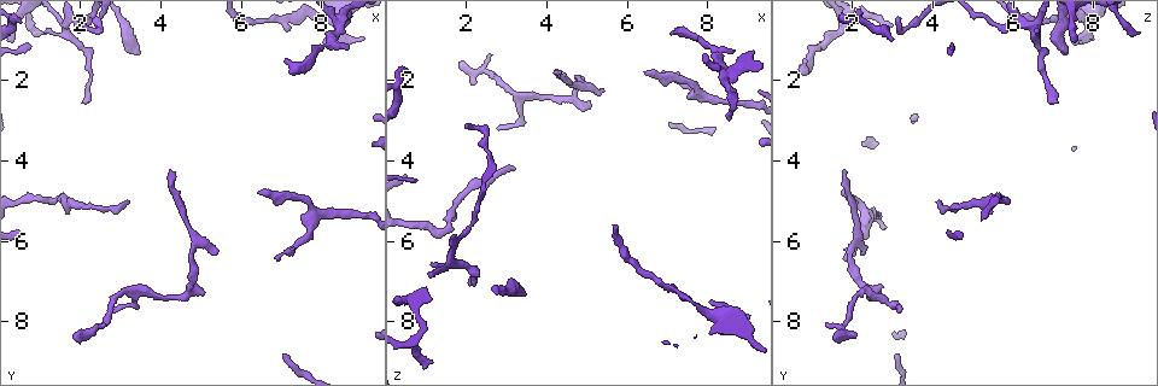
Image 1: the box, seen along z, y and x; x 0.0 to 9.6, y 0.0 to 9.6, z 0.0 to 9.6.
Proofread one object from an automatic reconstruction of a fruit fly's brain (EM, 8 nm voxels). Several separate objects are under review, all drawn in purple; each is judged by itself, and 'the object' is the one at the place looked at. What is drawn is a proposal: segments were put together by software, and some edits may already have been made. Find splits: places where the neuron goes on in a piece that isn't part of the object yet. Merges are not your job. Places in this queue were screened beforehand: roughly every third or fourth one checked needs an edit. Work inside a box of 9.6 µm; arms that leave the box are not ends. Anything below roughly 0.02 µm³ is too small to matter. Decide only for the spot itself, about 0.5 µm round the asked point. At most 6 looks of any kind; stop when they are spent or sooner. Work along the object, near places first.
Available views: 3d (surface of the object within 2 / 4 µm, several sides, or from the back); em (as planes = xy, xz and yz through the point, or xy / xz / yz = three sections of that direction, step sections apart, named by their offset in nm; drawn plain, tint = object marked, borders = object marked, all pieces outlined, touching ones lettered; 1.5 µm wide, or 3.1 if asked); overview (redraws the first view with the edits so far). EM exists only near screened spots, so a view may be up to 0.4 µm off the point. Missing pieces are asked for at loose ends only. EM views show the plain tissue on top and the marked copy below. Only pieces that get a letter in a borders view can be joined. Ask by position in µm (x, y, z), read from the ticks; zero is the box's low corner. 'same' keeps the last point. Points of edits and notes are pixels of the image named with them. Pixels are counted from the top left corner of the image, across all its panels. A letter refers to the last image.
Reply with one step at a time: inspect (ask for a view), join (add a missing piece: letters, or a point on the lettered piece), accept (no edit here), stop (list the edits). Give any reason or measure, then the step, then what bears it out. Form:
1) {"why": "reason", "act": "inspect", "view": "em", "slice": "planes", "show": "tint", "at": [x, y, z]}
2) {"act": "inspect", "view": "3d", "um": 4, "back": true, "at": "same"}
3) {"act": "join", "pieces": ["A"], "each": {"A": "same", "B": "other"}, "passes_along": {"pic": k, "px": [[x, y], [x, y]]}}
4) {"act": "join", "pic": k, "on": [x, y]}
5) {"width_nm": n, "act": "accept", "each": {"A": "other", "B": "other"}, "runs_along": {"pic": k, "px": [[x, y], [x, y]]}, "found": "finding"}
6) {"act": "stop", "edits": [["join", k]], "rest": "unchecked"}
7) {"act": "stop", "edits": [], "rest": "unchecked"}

{"why": "an open end", "act": "inspect", "view": "3d", "um": 2, "at": [2.10, 2.60, 7.00]}

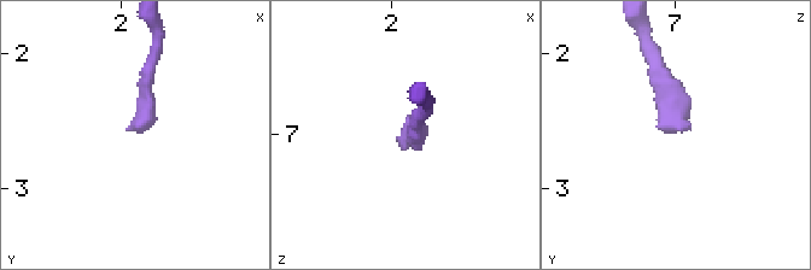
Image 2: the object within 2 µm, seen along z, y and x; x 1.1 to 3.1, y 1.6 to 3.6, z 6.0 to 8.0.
{"why": "shape alone is not enough", "act": "inspect", "view": "em", "slice": "yz", "step": 8, "show": "borders", "at": [2.06, 2.58, 7.04]}

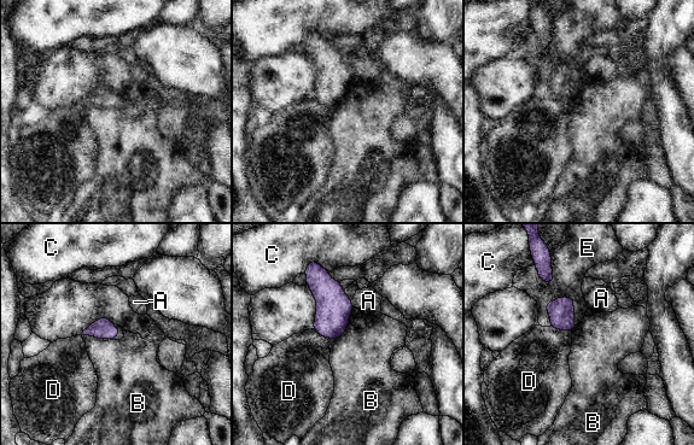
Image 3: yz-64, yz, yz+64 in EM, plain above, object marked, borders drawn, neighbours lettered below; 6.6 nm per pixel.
{"act": "accept", "each": {"A": "other", "B": "other", "C": "other", "D": "other", "E": "other"}, "border": {"pic": 3, "px": [[82, 334], [103, 340]]}, "found": "none of them fits"}

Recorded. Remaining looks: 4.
{"why": "an open end", "act": "inspect", "view": "em", "slice": "xy", "step": 4, "show": "borders", "at": [3.50, 1.35, 7.35]}

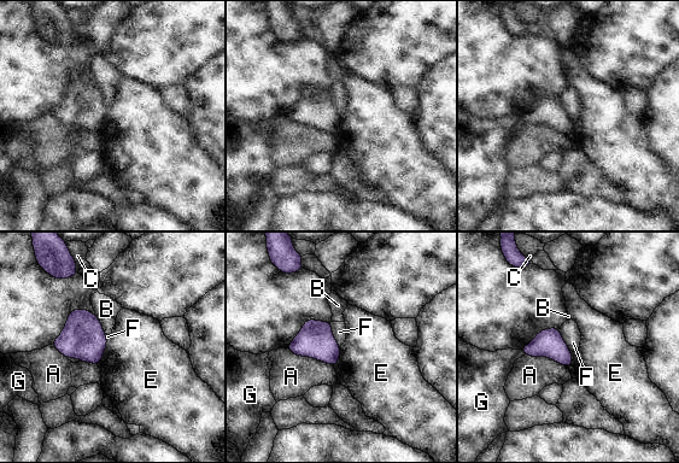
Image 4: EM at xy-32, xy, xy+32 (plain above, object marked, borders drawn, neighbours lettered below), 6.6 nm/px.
{"act": "inspect", "view": "em", "slice": "planes", "show": "borders", "at": "same"}

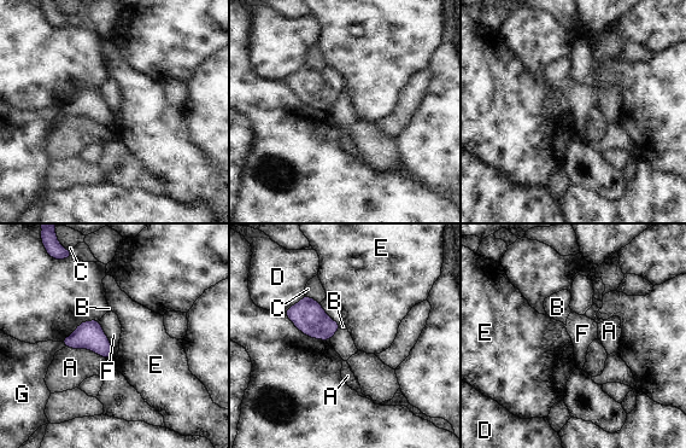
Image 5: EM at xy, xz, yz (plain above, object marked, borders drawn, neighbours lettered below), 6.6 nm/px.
{"width_nm": 150, "act": "accept", "each": {"A": "other", "B": "other", "C": "other", "D": "other", "E": "other", "F": "other", "G": "other"}, "border": {"pic": 5, "px": [[99, 320], [112, 347], [111, 356]]}, "found": "none of them fits"}

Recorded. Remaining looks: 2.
{"why": "tapers out", "act": "inspect", "view": "em", "slice": "planes", "show": "tint", "at": [9.00, 0.95, 7.90]}

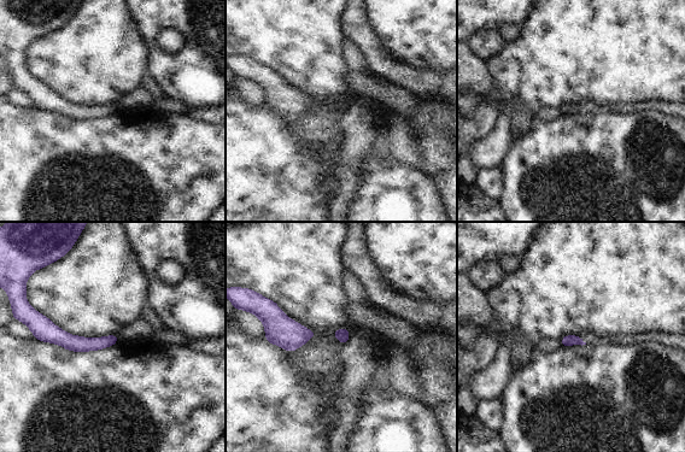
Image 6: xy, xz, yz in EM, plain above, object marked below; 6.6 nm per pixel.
{"why": "see the neighbours", "act": "inspect", "view": "em", "slice": "planes", "show": "borders", "at": "same"}

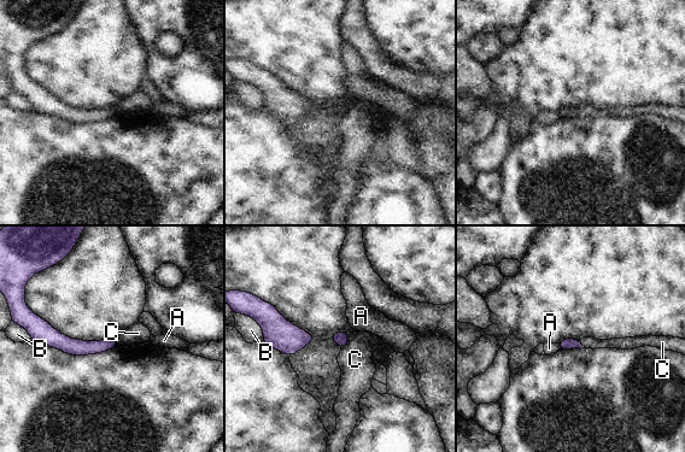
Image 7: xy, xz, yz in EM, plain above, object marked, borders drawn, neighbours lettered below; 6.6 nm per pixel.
{"longest_contact_nm": ["B", 130], "act": "accept", "each": {"A": "other", "B": "other", "C": "other"}, "border": {"pic": 7, "px": [[349, 338], [349, 341], [341, 348]]}, "found": "no lettered piece goes on from it"}

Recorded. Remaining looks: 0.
{"act": "stop", "edits": [], "rest": "unchecked"}

